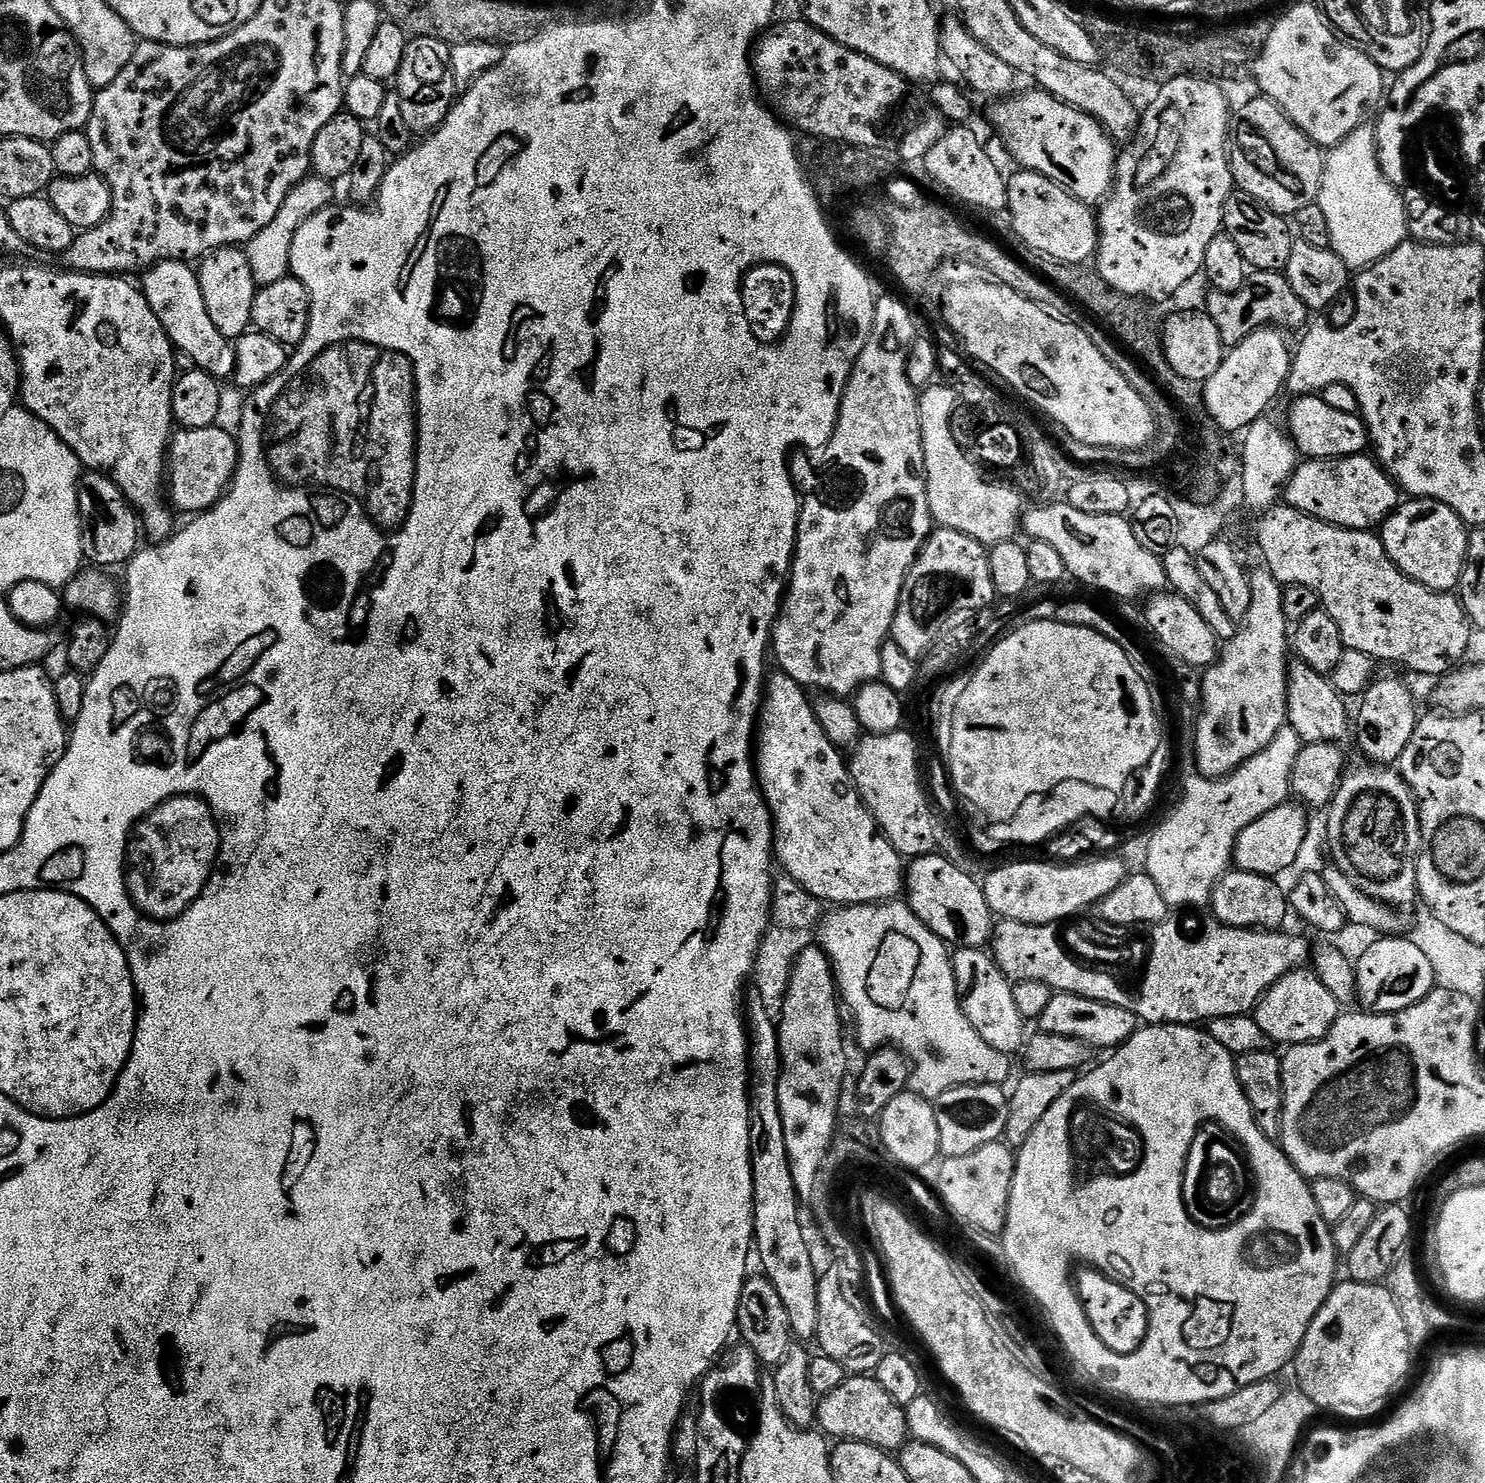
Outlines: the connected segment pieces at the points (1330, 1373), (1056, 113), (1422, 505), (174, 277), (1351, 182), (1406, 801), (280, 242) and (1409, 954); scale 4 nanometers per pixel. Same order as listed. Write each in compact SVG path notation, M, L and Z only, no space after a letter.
M1355 1282L1337 1283L1326 1298L1322 1310L1310 1322L1306 1338L1296 1352L1294 1369L1299 1391L1314 1402L1317 1409L1337 1412L1352 1422L1364 1422L1384 1404L1384 1399L1403 1382L1412 1368L1413 1349L1410 1338L1406 1338L1406 1322L1398 1314L1398 1306L1383 1283L1357 1284Z
M1021 91L993 107L997 108L992 112L992 124L996 127L1001 142L1008 147L1009 154L1020 163L1017 165L1021 169L1037 172L1046 178L1050 178L1055 184L1067 190L1076 200L1081 200L1086 205L1099 205L1111 192L1116 179L1117 145L1113 143L1108 133L1101 128L1100 123L1094 118L1082 114L1082 110L1054 98L1049 92L1031 91L1024 93Z
M1408 498L1378 529L1386 554L1414 582L1435 592L1452 592L1459 585L1468 557L1469 525L1450 506L1437 500Z
M164 260L143 273L142 291L150 310L162 322L162 330L170 338L176 352L186 354L193 365L209 372L214 379L224 382L235 371L235 349L214 326L210 314L206 314L206 301L202 298L202 286L197 269L182 260Z
M1358 127L1340 144L1327 149L1318 203L1322 214L1326 214L1326 222L1330 226L1331 250L1338 258L1344 260L1345 266L1350 270L1367 268L1370 262L1386 258L1386 254L1390 254L1398 245L1409 239L1409 205L1400 197L1400 191L1397 185L1389 182L1386 174L1382 174L1382 166L1376 153L1375 127Z
M1363 762L1357 768L1349 767L1346 775L1336 789L1336 797L1327 809L1328 848L1332 851L1331 863L1358 890L1370 898L1382 901L1389 906L1417 903L1418 885L1416 877L1416 854L1420 850L1420 809L1416 797L1399 774L1388 766Z
M315 174L305 176L302 182L298 182L298 186L294 186L294 190L290 190L286 202L282 202L282 210L278 210L278 214L274 214L271 222L267 226L262 226L258 234L254 234L254 238L246 245L246 251L250 270L254 274L254 282L258 286L278 282L278 278L289 275L290 250L294 242L294 234L302 226L302 222L306 222L306 218L310 218L315 212L320 212L333 203L332 188L333 185L320 176Z
M1376 938L1372 945L1355 961L1356 1000L1361 1009L1373 1014L1401 1012L1426 998L1437 982L1430 961L1412 939Z

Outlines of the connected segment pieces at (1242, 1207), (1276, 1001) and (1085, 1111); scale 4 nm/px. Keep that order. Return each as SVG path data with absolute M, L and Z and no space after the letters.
M1202 1124L1196 1131L1182 1179L1184 1205L1190 1218L1198 1226L1215 1232L1238 1223L1256 1201L1256 1181L1246 1150L1242 1142L1220 1124Z
M1297 970L1288 972L1260 1000L1254 1009L1258 1026L1266 1033L1273 1045L1309 1044L1321 1040L1332 1029L1334 1022L1342 1014L1342 1006L1322 986L1322 982L1311 970Z
M1084 1096L1084 1100L1076 1100L1076 1104L1072 1104L1072 1112L1068 1112L1068 1136L1066 1162L1076 1164L1078 1168L1141 1168L1143 1159L1147 1157L1147 1139L1137 1121L1128 1116L1120 1116L1118 1112L1112 1112L1112 1108L1104 1108L1104 1104L1100 1104L1100 1100L1088 1100L1088 1096Z

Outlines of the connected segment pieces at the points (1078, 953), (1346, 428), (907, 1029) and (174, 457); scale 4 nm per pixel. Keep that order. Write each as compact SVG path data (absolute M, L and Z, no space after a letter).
M1084 918L1057 920L1052 924L1052 936L1056 936L1056 948L1060 948L1060 952L1064 952L1064 956L1068 956L1068 960L1072 960L1072 964L1076 964L1076 968L1084 968L1084 972L1096 972L1096 976L1108 976L1108 980L1112 980L1112 984L1116 984L1116 988L1120 988L1120 992L1124 992L1124 996L1128 996L1128 1000L1140 1000L1140 996L1144 996L1144 984L1148 984L1148 972L1152 972L1152 956L1156 956L1156 932L1160 932L1160 924L1141 924L1137 928L1123 928L1099 918L1080 919Z
M1320 394L1298 396L1288 408L1286 431L1301 457L1310 460L1340 460L1343 456L1361 455L1369 447L1368 427L1355 411L1331 408Z
M907 903L837 907L829 911L818 925L818 946L832 963L839 999L856 1019L855 1043L868 1054L878 1048L900 1049L910 1065L908 1088L911 1092L934 1102L946 1094L946 1090L964 1084L1007 1085L1008 1075L1012 1072L1009 1053L986 1046L982 1034L970 1026L970 1018L964 1013L962 992L954 978L949 945L936 937Z
M220 427L202 430L180 428L173 435L166 457L166 496L177 513L207 512L224 497L236 477L240 446L233 433L231 436L226 429Z

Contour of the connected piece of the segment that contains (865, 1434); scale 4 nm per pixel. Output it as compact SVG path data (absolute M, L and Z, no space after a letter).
M868 1374L849 1375L838 1390L830 1390L830 1394L819 1397L815 1409L819 1431L836 1442L853 1440L896 1454L910 1439L905 1405L894 1402L880 1383Z

